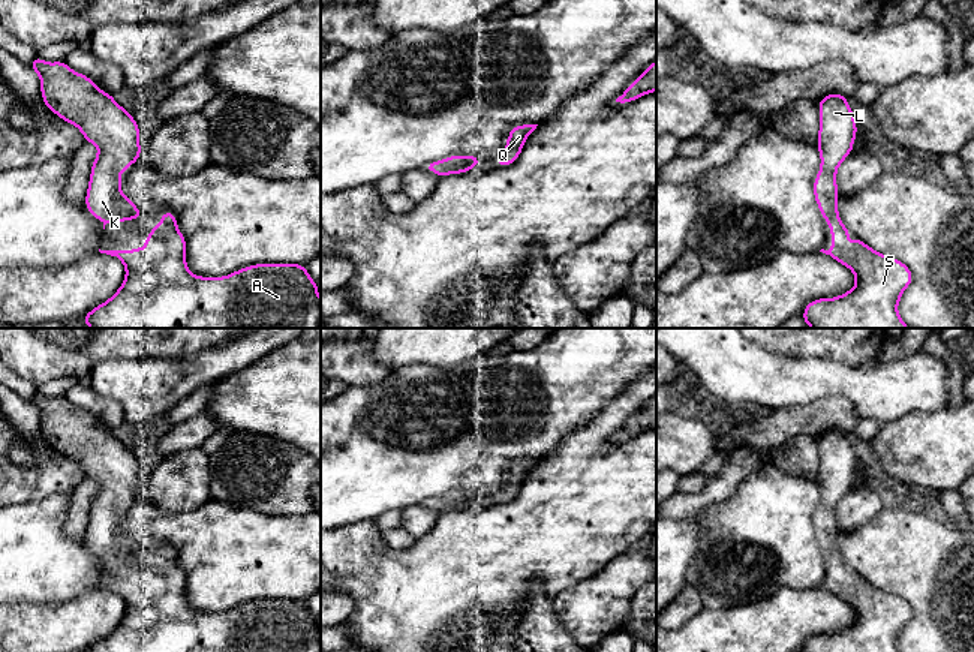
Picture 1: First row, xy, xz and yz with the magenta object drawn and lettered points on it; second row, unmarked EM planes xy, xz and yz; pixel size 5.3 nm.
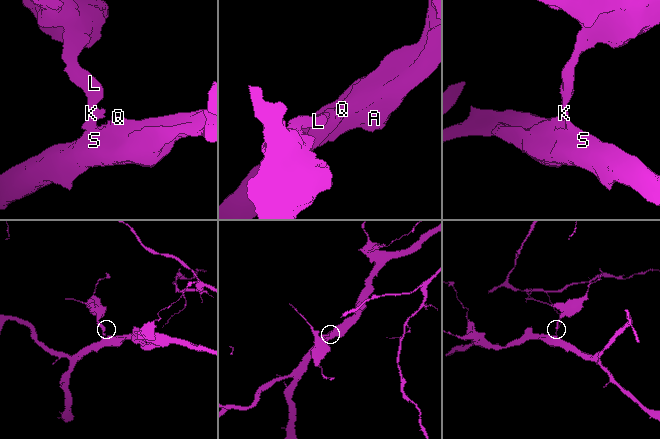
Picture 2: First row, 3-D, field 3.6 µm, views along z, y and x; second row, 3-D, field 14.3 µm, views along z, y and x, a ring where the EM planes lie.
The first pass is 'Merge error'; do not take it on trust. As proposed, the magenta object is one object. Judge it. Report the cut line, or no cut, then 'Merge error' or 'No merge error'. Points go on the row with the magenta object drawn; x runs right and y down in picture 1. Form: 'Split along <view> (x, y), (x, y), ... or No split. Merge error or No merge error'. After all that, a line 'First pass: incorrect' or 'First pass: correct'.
No split. No merge error
First pass: incorrect

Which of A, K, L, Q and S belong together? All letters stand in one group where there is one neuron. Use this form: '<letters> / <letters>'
A K L Q S

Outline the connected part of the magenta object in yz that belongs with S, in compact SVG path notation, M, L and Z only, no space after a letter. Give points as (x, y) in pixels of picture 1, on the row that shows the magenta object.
M838 93L823 97L818 102L818 109L820 132L817 148L821 156L821 166L814 181L814 196L824 220L830 226L833 241L830 250L821 249L820 252L848 267L856 276L856 285L851 291L839 297L811 301L805 307L802 318L811 328L910 328L898 313L898 303L905 288L911 285L913 273L904 262L871 249L856 235L854 244L848 246L847 240L851 232L839 219L836 171L844 159L853 151L857 133L853 111L847 103L847 97Z

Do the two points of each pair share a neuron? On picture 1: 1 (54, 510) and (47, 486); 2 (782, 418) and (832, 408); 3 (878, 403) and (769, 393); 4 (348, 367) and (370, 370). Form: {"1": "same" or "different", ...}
{"1": "different", "2": "same", "3": "same", "4": "same"}

